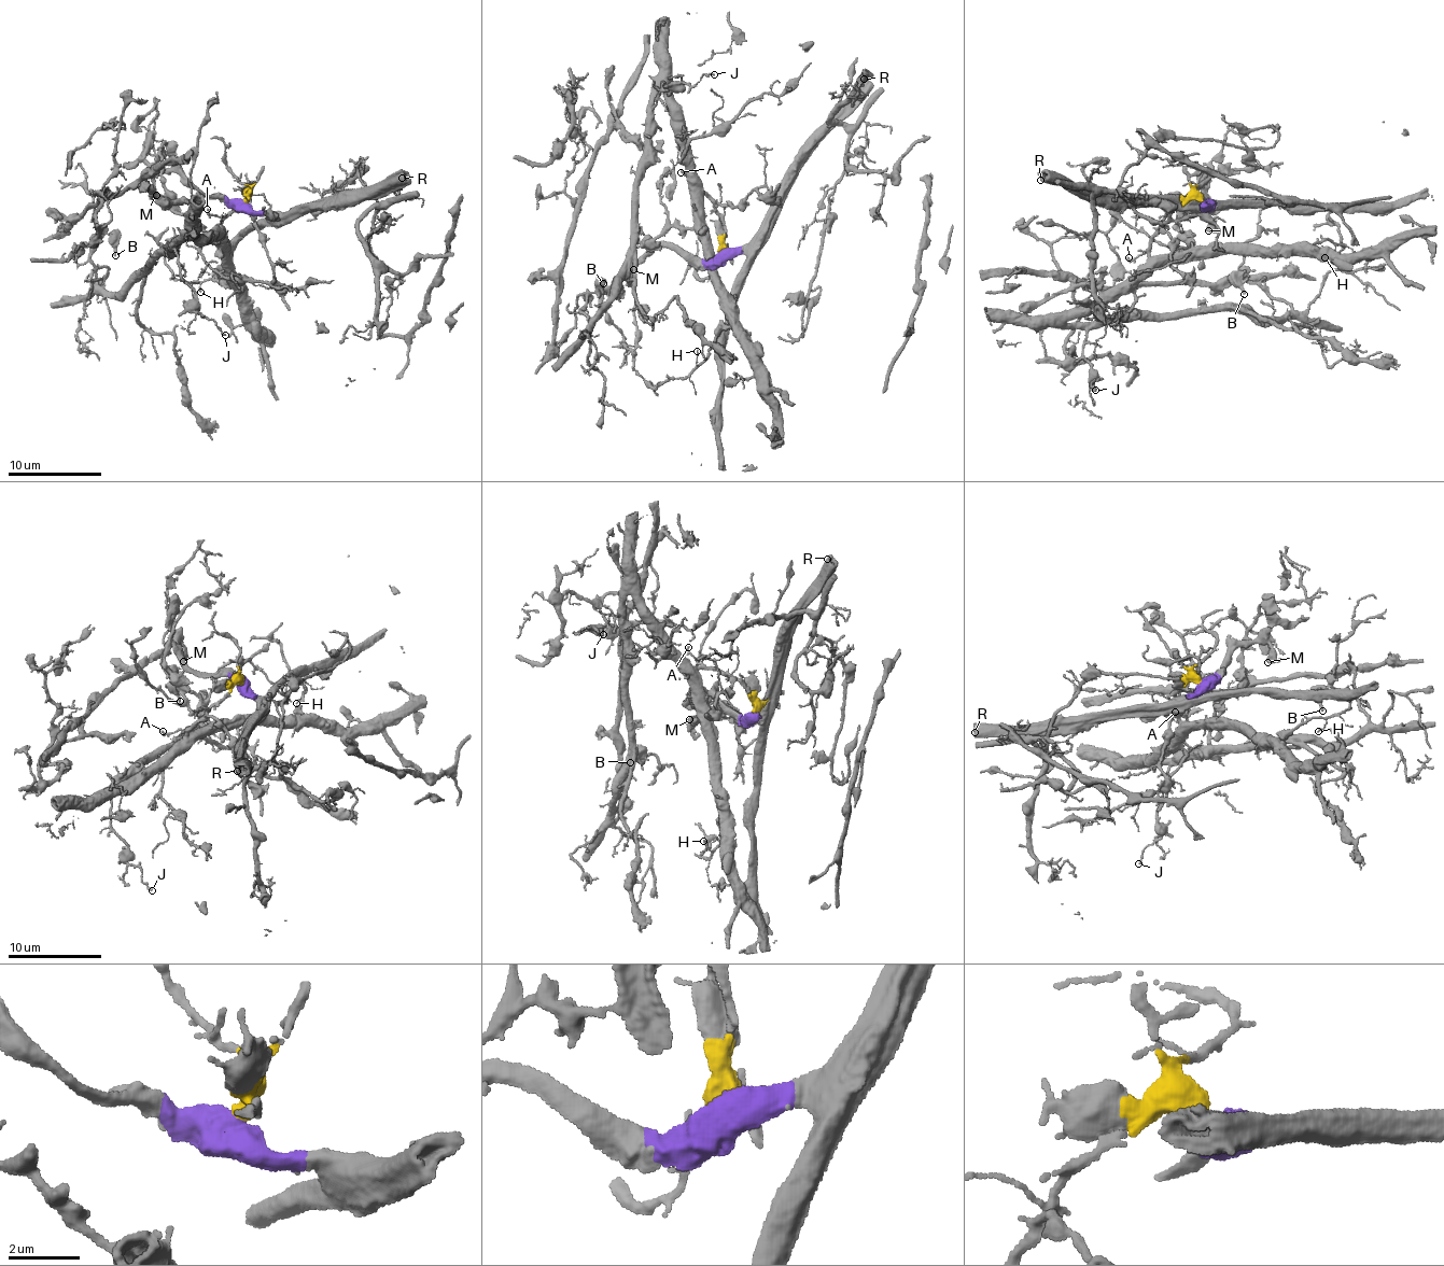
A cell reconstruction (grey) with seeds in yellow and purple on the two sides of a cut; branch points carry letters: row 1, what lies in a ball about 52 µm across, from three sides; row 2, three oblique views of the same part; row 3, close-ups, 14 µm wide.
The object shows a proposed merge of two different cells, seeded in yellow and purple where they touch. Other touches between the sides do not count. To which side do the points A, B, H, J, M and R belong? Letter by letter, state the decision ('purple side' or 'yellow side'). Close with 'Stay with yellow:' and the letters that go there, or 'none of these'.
A: yellow side
B: yellow side
H: yellow side
J: yellow side
M: purple side
R: purple side
Stay with yellow: A, B, H, J

